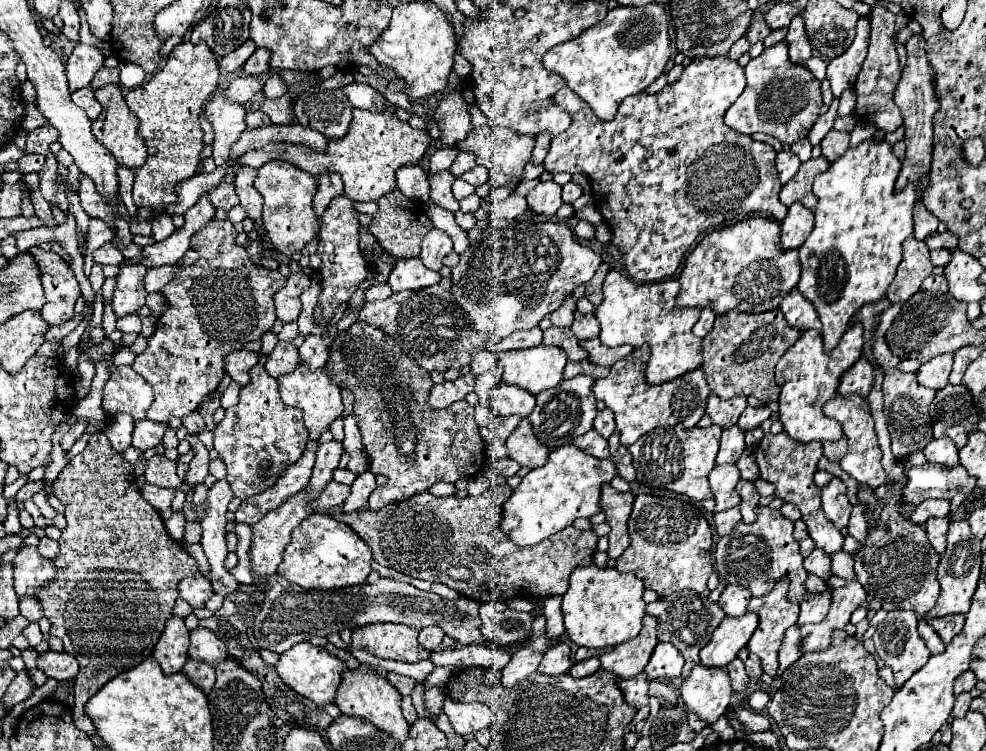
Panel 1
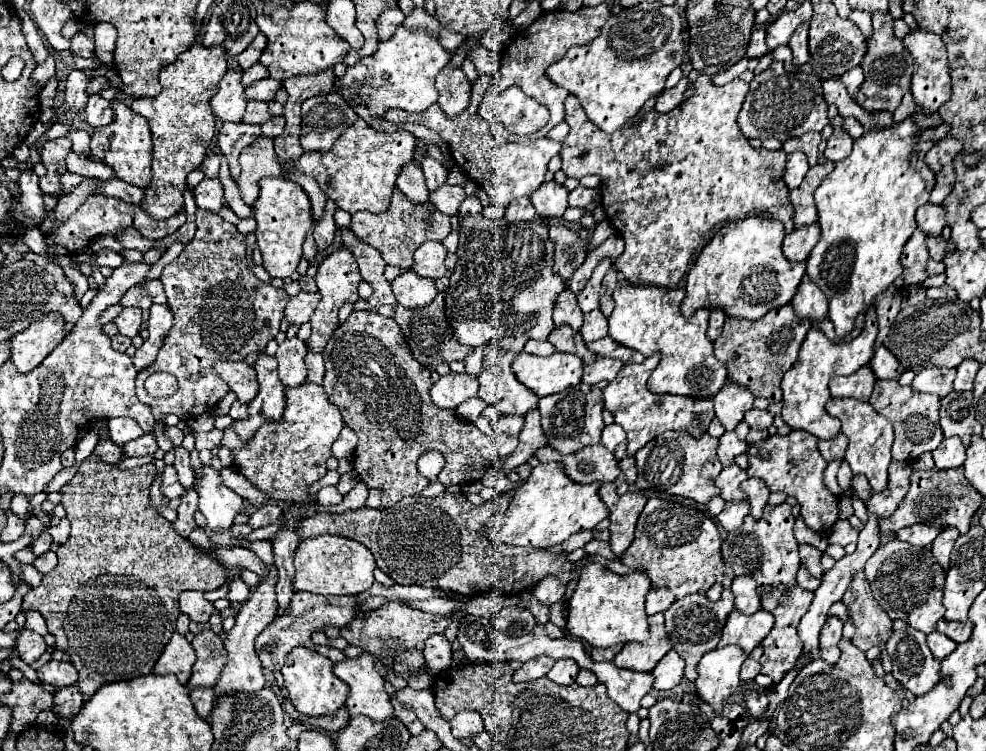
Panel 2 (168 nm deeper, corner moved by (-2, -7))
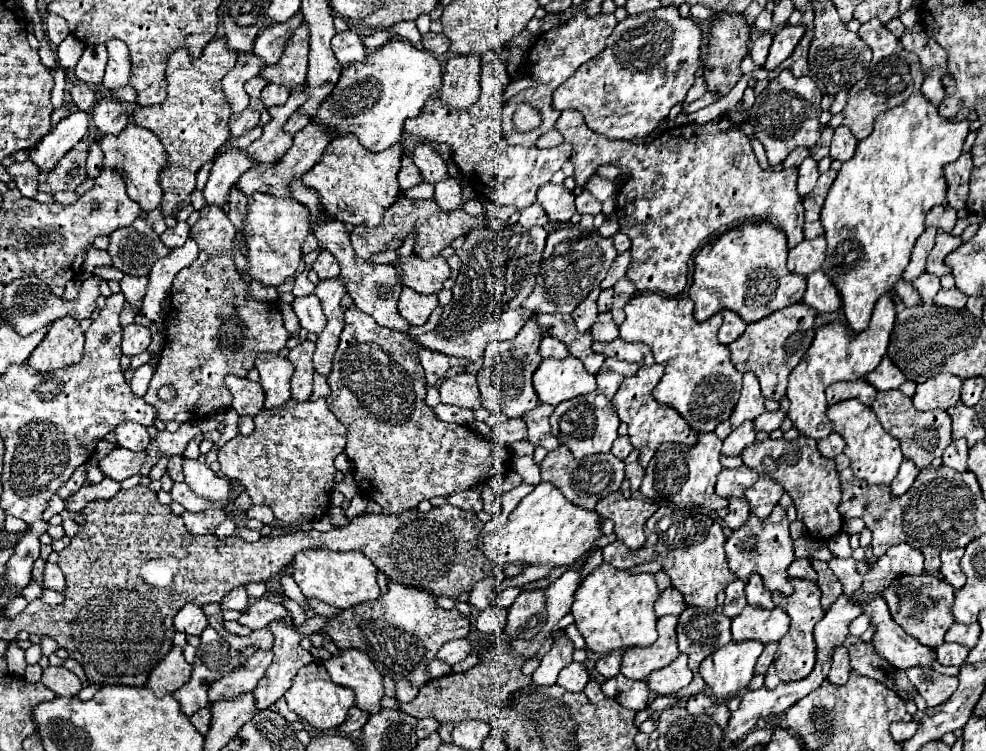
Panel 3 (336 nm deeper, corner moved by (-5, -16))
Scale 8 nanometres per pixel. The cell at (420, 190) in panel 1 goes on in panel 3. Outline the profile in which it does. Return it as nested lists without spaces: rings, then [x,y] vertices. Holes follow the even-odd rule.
[[[402,156],[402,168],[398,172],[398,184],[400,184],[400,190],[410,190],[414,186],[418,186],[422,182],[422,176],[420,176],[420,170],[416,168],[416,164],[412,162],[412,158],[408,156]]]

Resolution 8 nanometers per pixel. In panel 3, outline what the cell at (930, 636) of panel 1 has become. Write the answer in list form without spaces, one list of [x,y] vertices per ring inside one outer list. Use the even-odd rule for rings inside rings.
[[[942,644],[936,648],[936,656],[942,666],[962,666],[968,652],[970,648],[960,646],[960,644]]]

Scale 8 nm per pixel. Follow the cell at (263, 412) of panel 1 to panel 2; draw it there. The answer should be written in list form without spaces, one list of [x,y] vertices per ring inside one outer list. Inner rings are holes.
[[[259,353],[255,361],[259,393],[249,403],[249,419],[233,421],[235,433],[241,439],[251,439],[251,435],[265,423],[281,419],[285,411],[285,387],[277,375],[277,359],[273,355]]]

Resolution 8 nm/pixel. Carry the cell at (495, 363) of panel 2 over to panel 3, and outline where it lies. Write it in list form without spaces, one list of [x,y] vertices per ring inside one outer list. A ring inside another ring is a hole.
[[[530,318],[524,328],[508,342],[490,342],[484,352],[484,366],[478,372],[478,388],[482,394],[482,406],[488,412],[504,412],[508,418],[522,418],[524,412],[538,404],[538,396],[532,388],[532,372],[540,364],[538,354],[538,326]]]

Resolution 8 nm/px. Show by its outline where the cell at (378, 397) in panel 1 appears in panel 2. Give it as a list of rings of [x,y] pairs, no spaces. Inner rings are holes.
[[[373,309],[353,311],[347,317],[347,321],[335,329],[333,337],[329,339],[323,351],[323,359],[325,359],[323,389],[329,401],[335,407],[339,407],[345,425],[351,427],[359,437],[359,445],[355,449],[355,459],[353,459],[353,471],[361,477],[361,481],[369,489],[381,491],[383,507],[393,507],[399,499],[421,493],[421,489],[429,483],[417,471],[417,459],[425,451],[437,449],[443,453],[445,467],[437,475],[437,481],[443,485],[463,485],[469,481],[479,481],[489,469],[497,467],[499,453],[495,441],[489,435],[481,433],[473,423],[465,419],[461,421],[455,411],[439,409],[431,401],[429,389],[433,381],[429,369],[419,365],[419,361],[411,355],[403,331],[393,319],[383,317]]]

